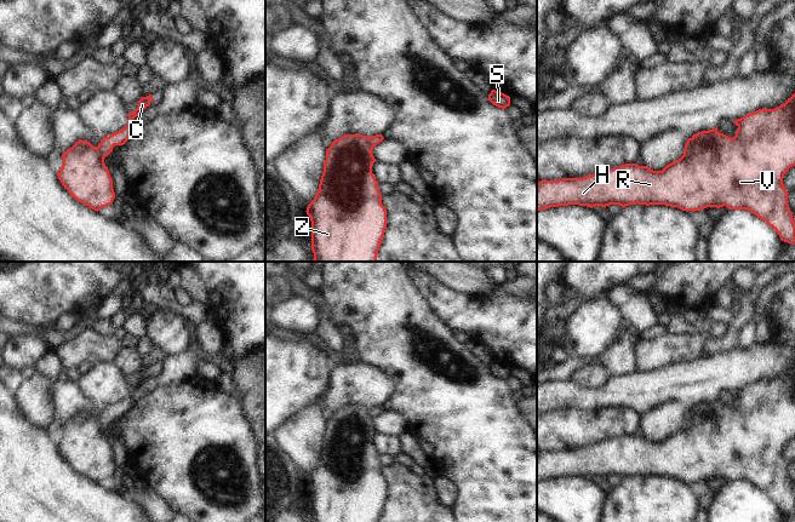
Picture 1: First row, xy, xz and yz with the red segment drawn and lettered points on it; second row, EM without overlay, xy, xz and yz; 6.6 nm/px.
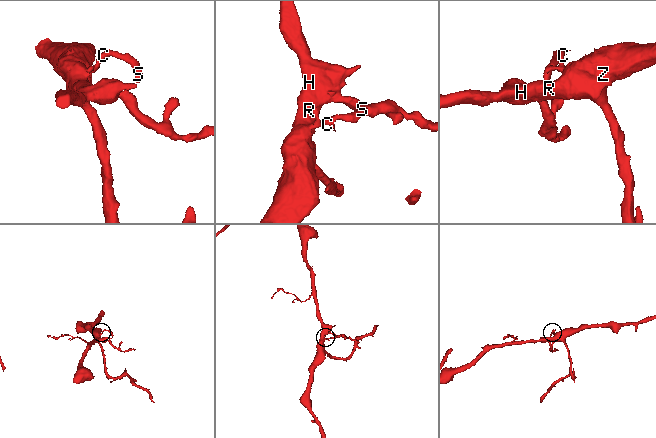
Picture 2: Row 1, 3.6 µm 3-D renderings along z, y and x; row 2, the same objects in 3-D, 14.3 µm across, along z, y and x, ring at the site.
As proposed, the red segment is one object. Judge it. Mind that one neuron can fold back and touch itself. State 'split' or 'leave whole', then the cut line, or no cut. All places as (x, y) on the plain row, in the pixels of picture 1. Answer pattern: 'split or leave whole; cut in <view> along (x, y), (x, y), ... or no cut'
split; cut in yz along (692, 409), (692, 420), (684, 424)

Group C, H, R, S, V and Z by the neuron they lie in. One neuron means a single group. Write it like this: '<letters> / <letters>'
C S / H R V Z

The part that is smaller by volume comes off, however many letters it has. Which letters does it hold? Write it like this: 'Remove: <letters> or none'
Remove: C, S.

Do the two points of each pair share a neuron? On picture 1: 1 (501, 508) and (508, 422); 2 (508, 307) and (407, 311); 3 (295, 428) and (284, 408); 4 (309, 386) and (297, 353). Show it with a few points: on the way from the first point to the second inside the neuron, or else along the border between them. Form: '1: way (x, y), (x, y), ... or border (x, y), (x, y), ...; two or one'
1: way (501, 486), (501, 443); one
2: border (416, 286), (434, 315), (451, 331); two
3: border (313, 402), (297, 411), (278, 429); two
4: way (301, 378), (297, 374), (297, 361); one

